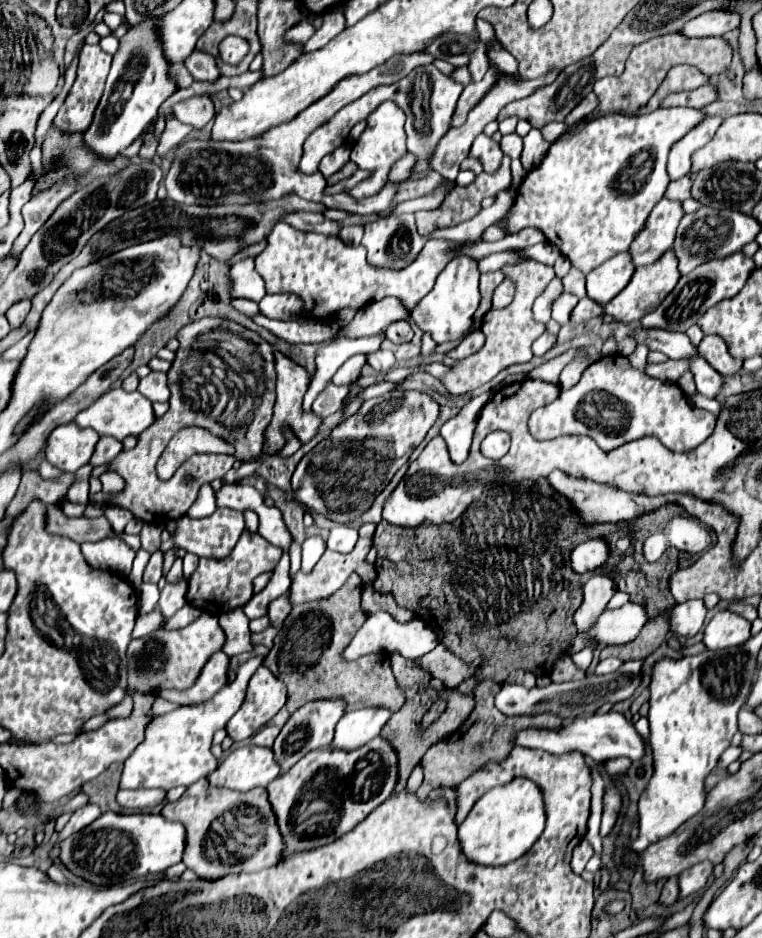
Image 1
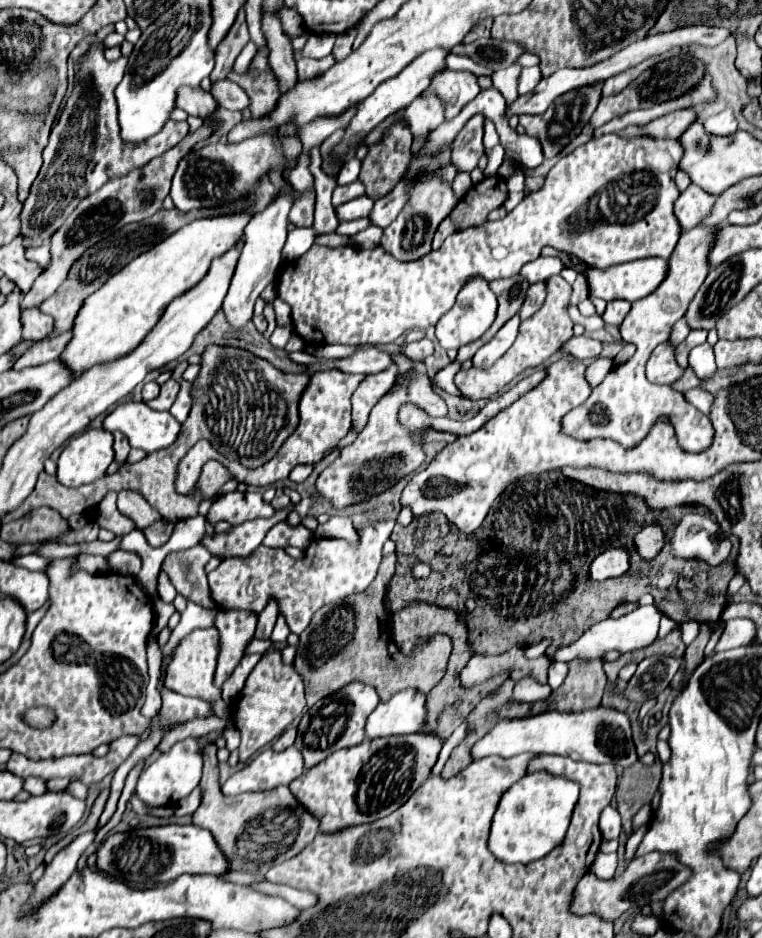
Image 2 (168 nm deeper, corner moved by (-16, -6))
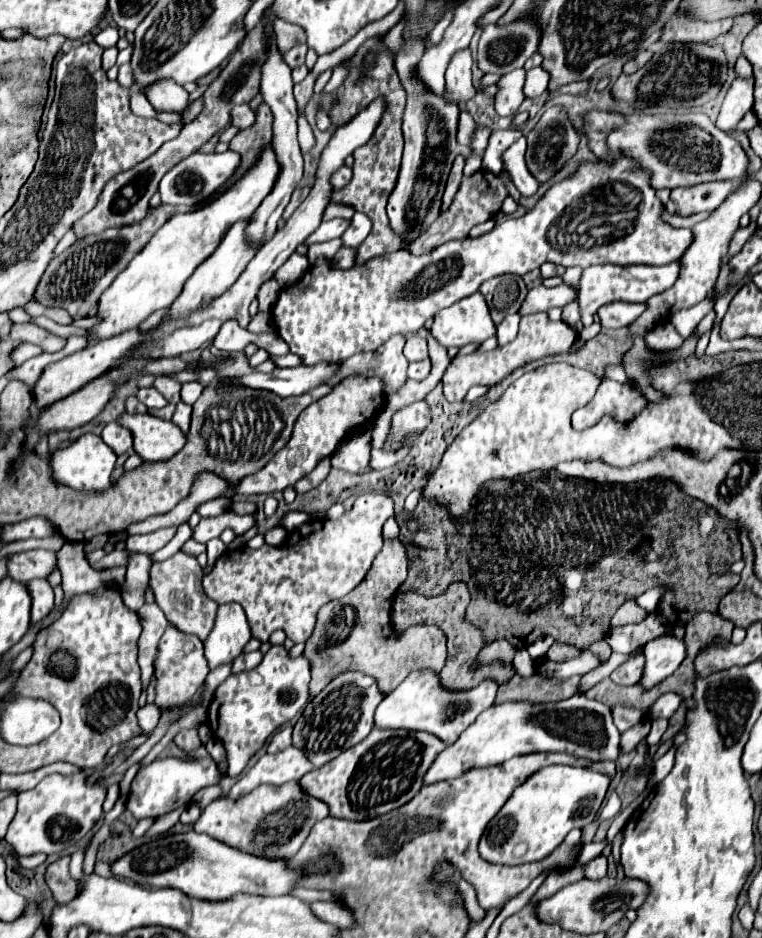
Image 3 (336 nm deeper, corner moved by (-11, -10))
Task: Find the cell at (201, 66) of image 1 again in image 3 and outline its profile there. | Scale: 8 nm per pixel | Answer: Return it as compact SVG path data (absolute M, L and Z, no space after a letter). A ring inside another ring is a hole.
M237 104L231 110L231 124L233 126L239 126L243 130L243 128L249 128L253 122L255 122L255 116L253 116L253 110L249 108L249 104Z

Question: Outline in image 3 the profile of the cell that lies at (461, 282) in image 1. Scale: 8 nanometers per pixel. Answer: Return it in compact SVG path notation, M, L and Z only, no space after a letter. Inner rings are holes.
M475 292L441 310L435 316L431 334L445 348L481 344L483 340L491 338L495 334L495 326L489 316L489 308L483 300L483 294Z

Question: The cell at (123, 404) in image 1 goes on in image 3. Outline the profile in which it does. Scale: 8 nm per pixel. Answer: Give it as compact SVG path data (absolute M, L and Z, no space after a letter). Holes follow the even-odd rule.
M123 412L119 424L127 426L133 434L133 450L143 460L169 460L185 444L185 434L169 420L151 414Z

